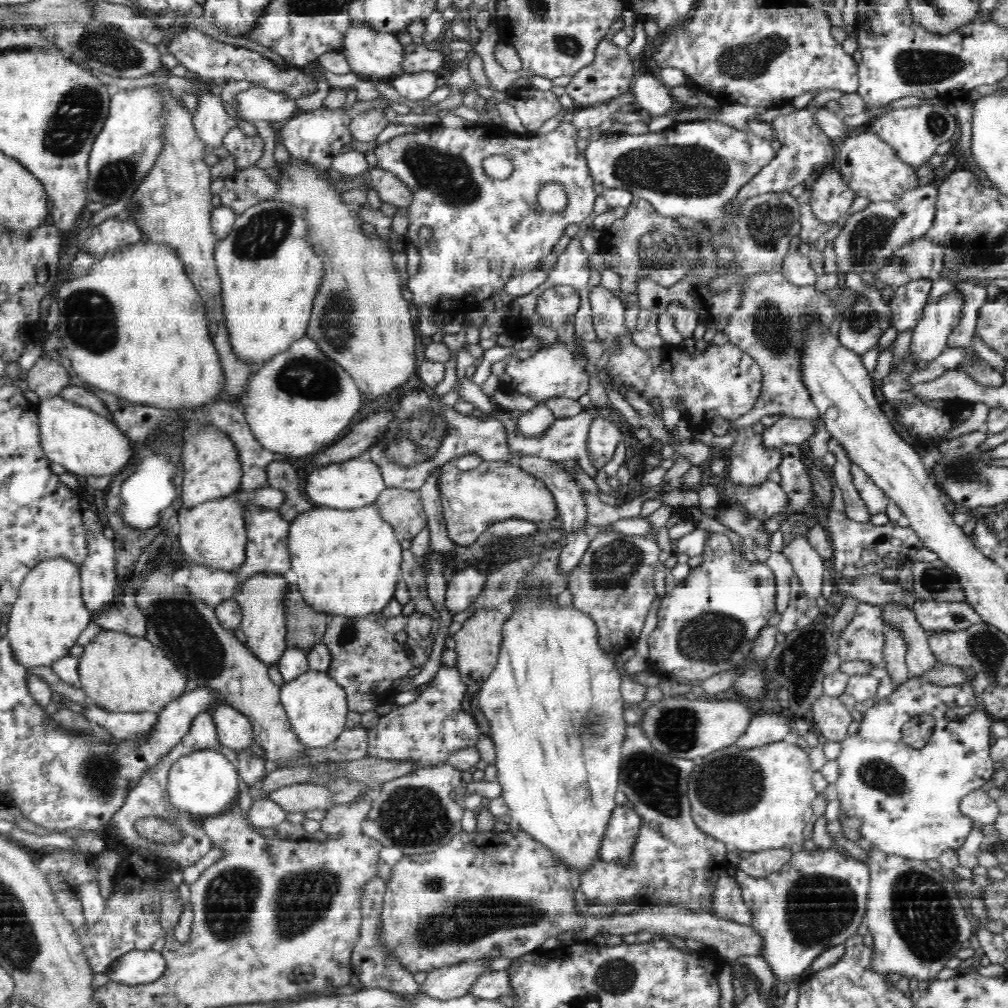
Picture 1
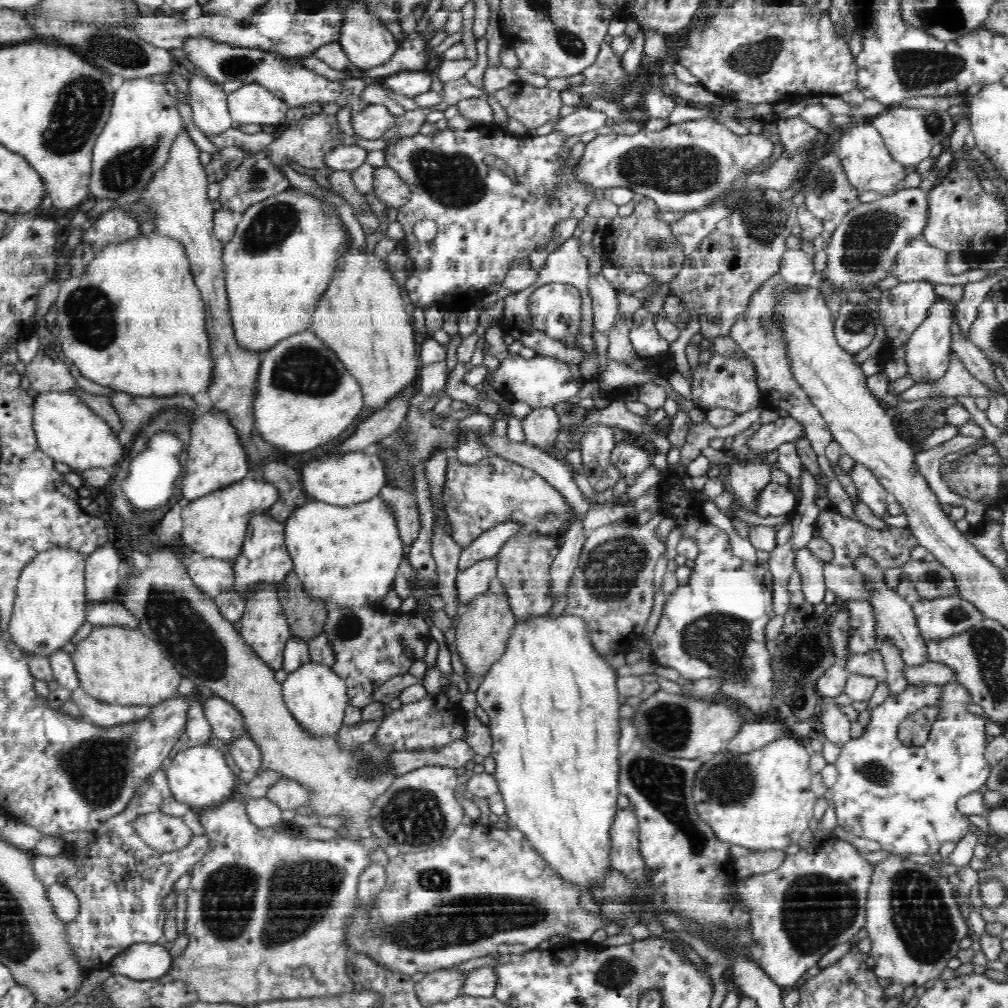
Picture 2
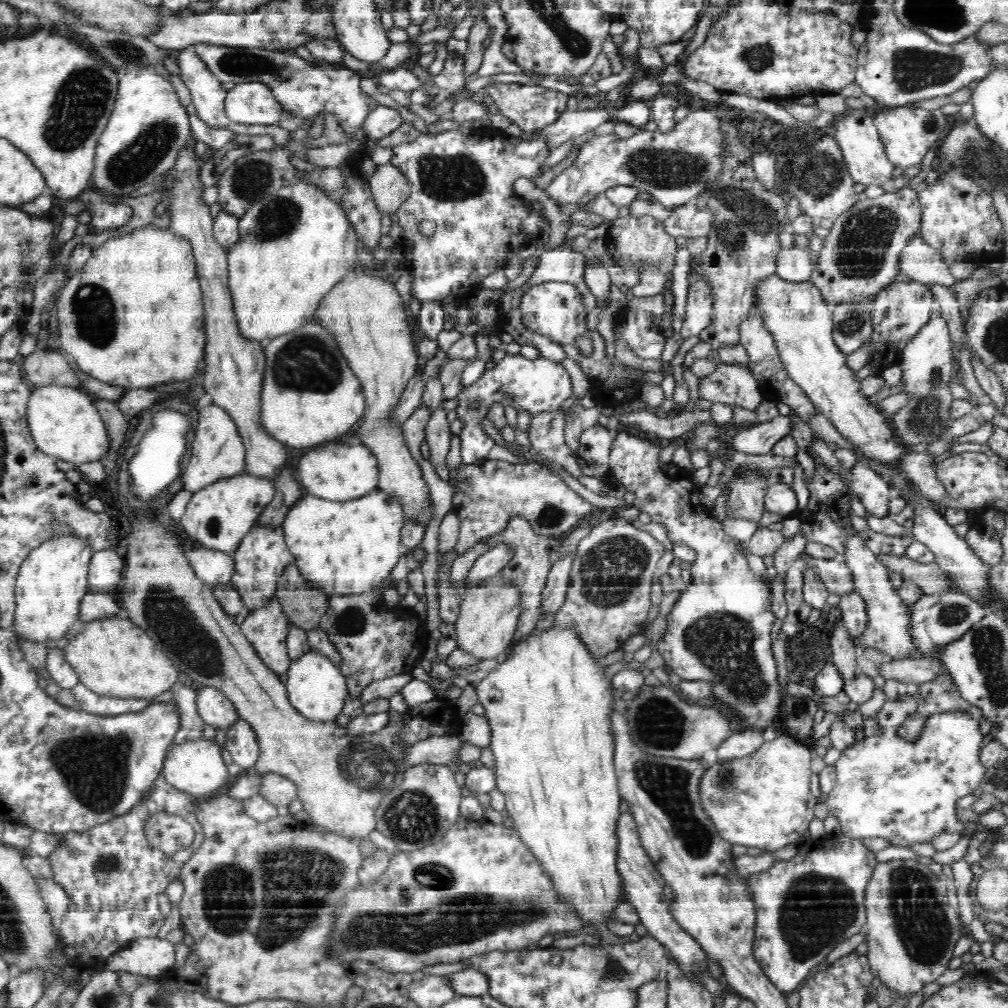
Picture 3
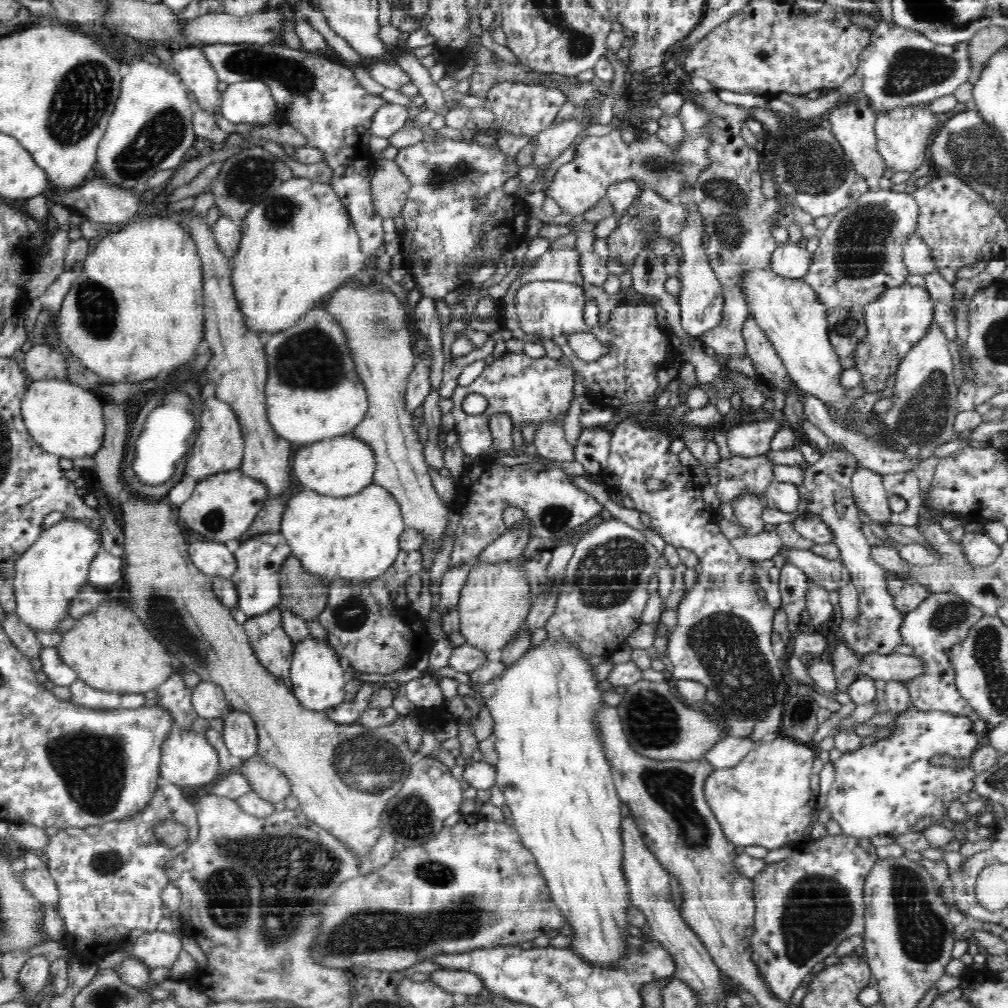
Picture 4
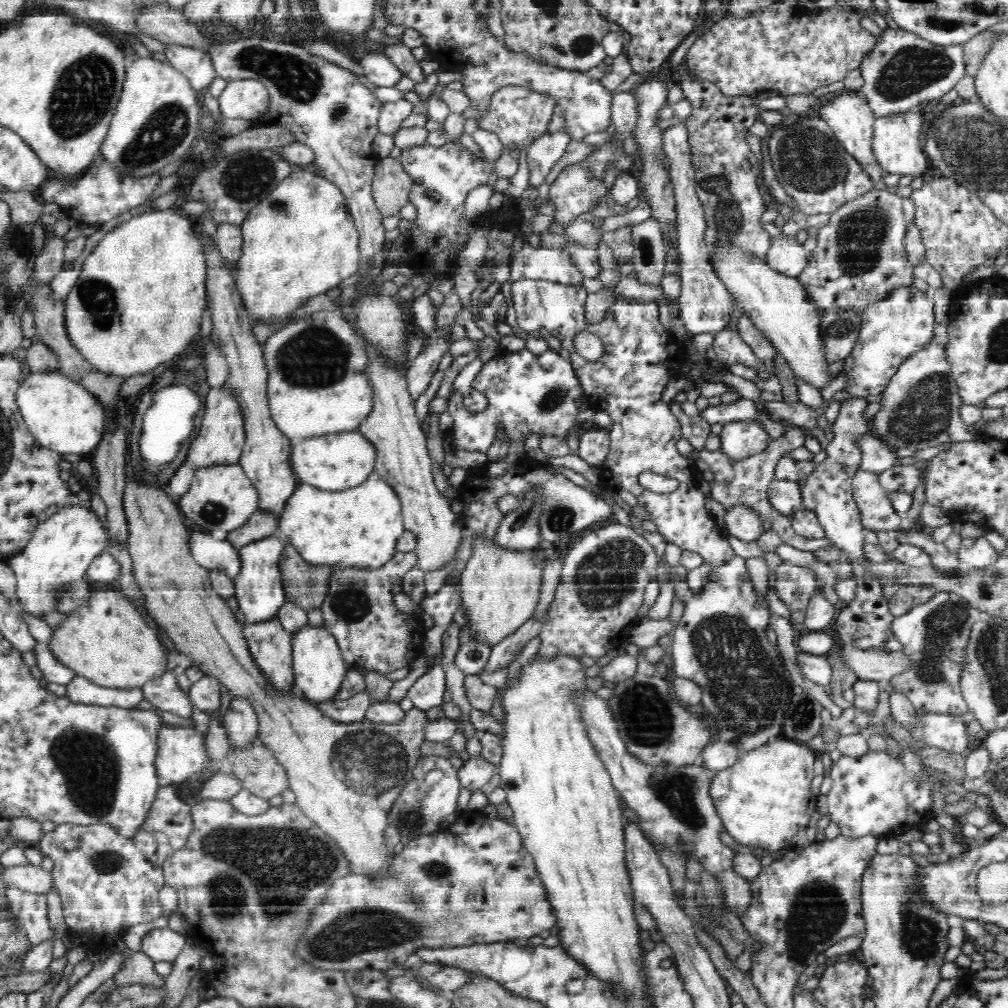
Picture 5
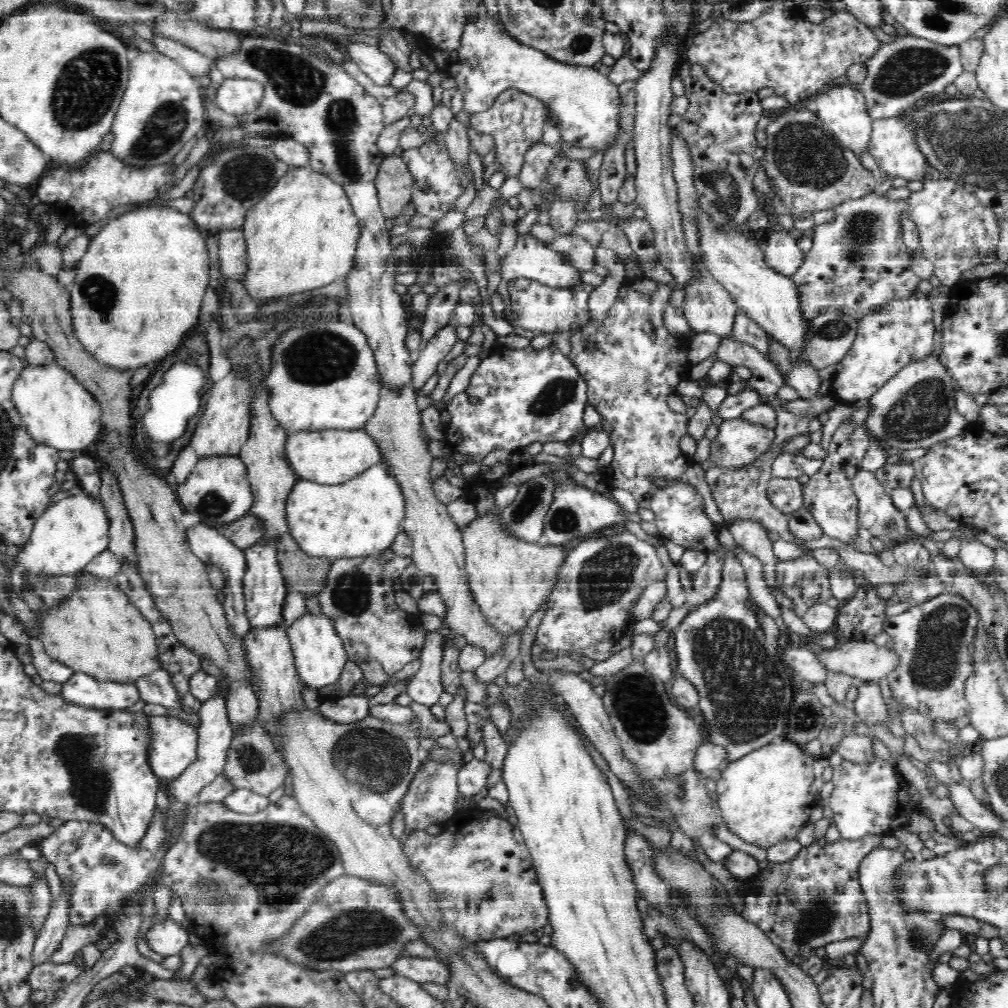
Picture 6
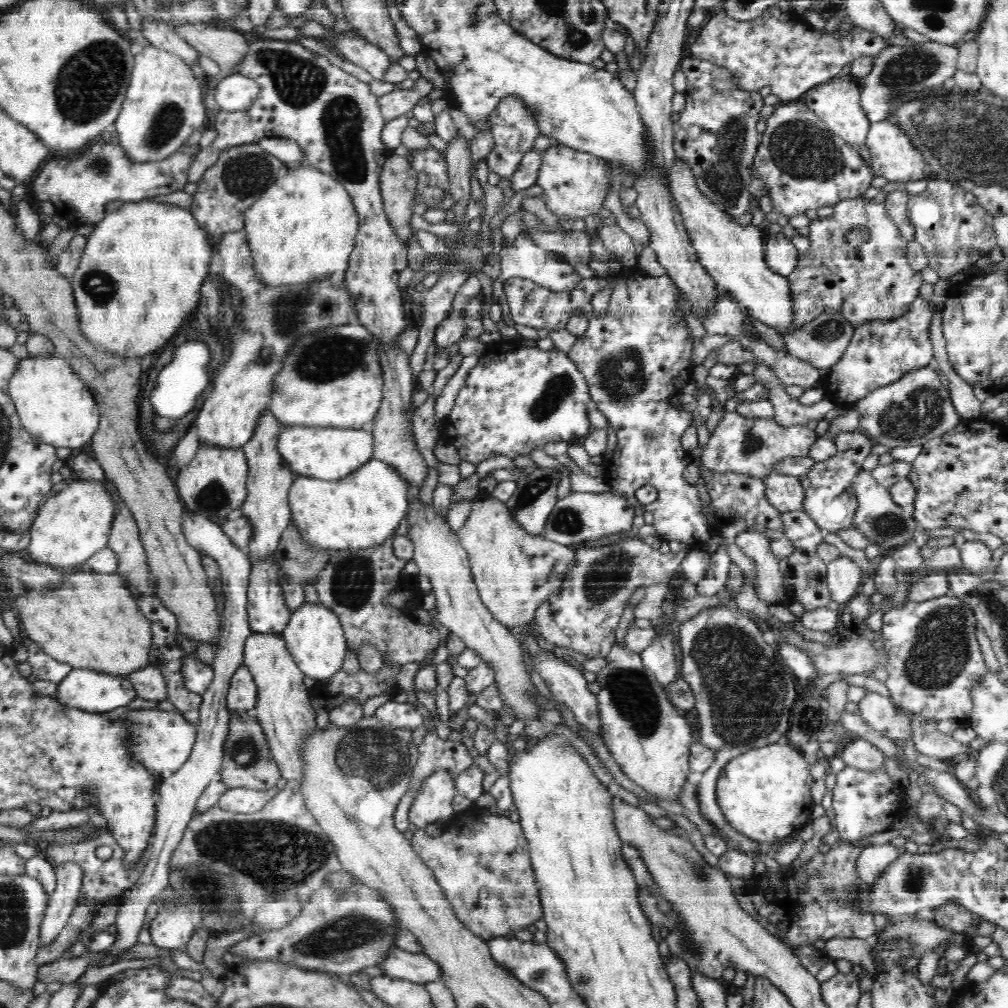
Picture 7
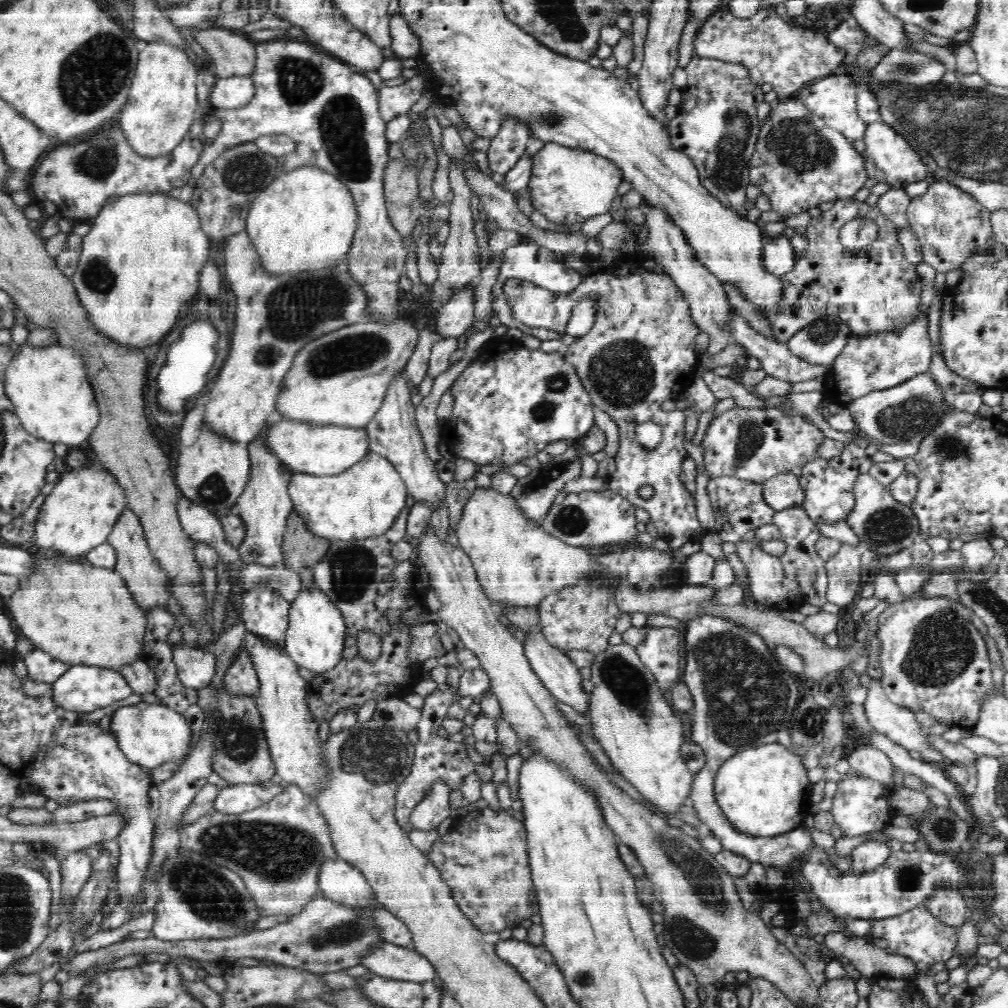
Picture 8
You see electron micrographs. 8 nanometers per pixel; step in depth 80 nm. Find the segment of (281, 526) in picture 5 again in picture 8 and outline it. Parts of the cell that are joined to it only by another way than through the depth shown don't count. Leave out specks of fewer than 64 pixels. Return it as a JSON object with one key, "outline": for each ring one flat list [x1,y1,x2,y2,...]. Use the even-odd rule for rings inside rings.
{"outline":[[369,449,344,472,312,474,291,471,287,486,293,508,304,517,312,532,328,538,364,538,384,532,400,509,409,502,403,477,391,460]]}

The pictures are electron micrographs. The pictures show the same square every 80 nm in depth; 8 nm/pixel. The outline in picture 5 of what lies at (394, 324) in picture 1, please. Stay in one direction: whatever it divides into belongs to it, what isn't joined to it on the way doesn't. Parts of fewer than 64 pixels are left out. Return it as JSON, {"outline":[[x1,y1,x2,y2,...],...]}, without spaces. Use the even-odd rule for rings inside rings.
{"outline":[[368,344,368,351,370,351,371,357,369,372,371,372,371,381,374,383,374,406,371,416,368,416,364,424,360,424,358,430,368,437,368,440,371,440,377,448,375,469,396,489,401,500,404,530,412,533,416,539,416,546,413,550,413,554,417,558,416,567,425,574,436,572,436,570,444,570,452,562,456,562,458,550,460,550,463,542,463,532,457,527,458,520,450,509,450,501,440,497,438,489,434,485,434,476,432,475,434,461,427,447,426,434,423,432,420,422,418,422,417,399,408,390,406,376,398,373,396,369,382,367,384,361,370,347,370,344]]}

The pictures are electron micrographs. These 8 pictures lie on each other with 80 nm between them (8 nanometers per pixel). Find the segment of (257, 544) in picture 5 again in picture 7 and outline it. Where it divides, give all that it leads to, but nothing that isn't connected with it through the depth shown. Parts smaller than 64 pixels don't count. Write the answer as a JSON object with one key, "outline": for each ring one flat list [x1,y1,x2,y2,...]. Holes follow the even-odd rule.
{"outline":[[274,561,253,564,248,580,246,614,253,632,281,637,292,610,274,579,274,564]]}

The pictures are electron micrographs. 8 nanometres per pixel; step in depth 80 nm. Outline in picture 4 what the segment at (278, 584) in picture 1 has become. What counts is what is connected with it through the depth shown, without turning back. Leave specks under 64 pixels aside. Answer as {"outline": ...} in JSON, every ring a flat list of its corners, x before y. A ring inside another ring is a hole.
{"outline":[[280,607,268,615,248,619,244,630,252,652,260,666,276,681,283,682,291,673,291,660,295,644,284,630]]}

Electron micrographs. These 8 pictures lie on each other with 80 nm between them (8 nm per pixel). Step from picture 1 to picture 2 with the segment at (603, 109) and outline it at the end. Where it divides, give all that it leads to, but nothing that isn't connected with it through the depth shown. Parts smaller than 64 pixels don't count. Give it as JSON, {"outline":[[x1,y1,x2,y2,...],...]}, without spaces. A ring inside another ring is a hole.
{"outline":[[579,106,574,112,554,121,552,133,560,133,562,137,580,136,584,130,597,130,604,123,604,113,589,107]]}

